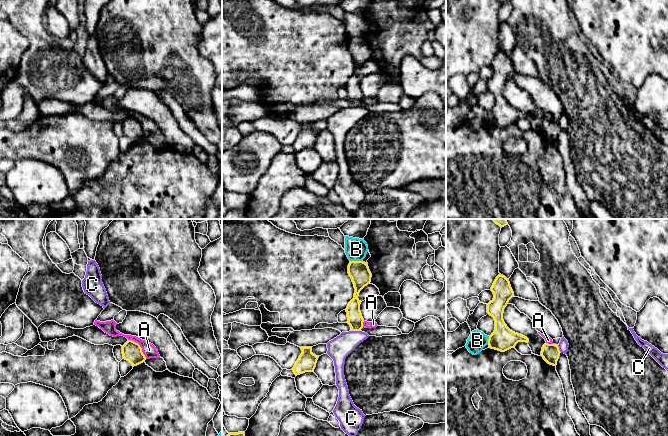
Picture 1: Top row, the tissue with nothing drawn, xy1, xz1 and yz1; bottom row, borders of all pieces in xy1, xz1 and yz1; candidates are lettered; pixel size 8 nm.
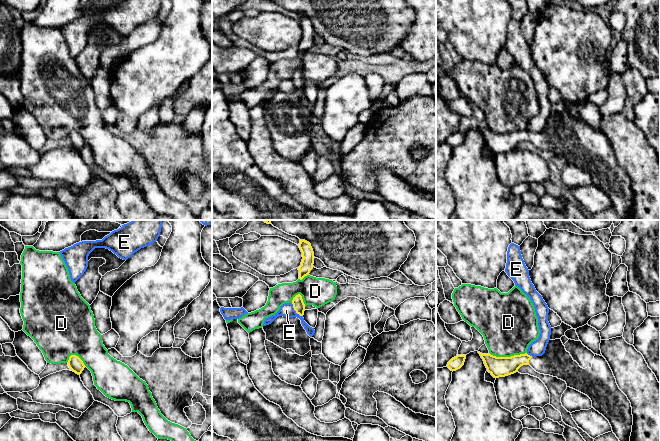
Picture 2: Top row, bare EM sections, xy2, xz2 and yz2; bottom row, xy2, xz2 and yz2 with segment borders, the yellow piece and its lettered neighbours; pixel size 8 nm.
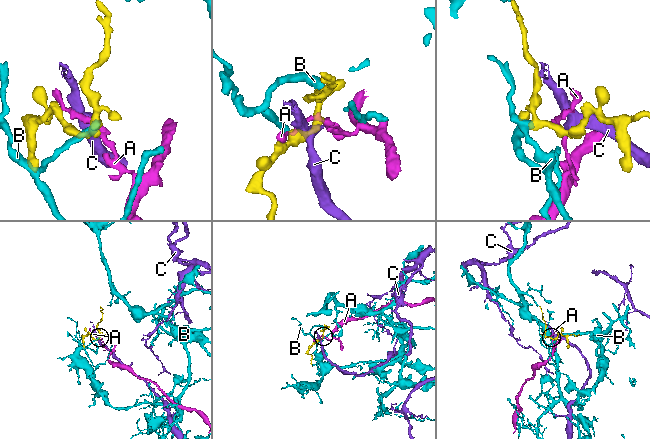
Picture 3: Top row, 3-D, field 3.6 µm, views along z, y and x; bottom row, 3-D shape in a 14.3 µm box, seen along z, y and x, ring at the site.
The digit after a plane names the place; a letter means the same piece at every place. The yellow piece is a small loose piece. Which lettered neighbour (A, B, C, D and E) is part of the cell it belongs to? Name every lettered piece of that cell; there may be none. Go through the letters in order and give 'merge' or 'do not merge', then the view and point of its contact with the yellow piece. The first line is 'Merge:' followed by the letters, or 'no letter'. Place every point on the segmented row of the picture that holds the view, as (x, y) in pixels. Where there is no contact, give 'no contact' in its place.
Merge: no letter
A: do not merge | xy1 (139, 346)
B: do not merge | xz1 (356, 261)
C: do not merge | xz1 (356, 330)
D: do not merge | yz2 (508, 357)
E: do not merge | xz2 (295, 310)

